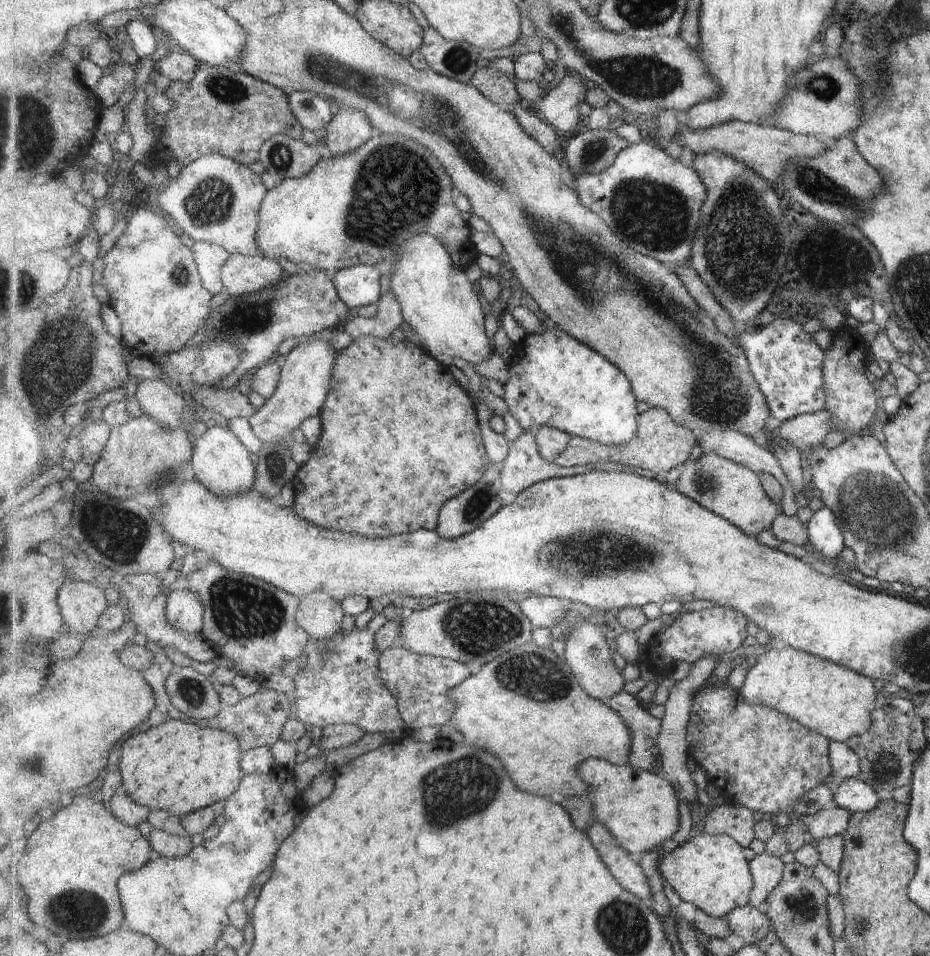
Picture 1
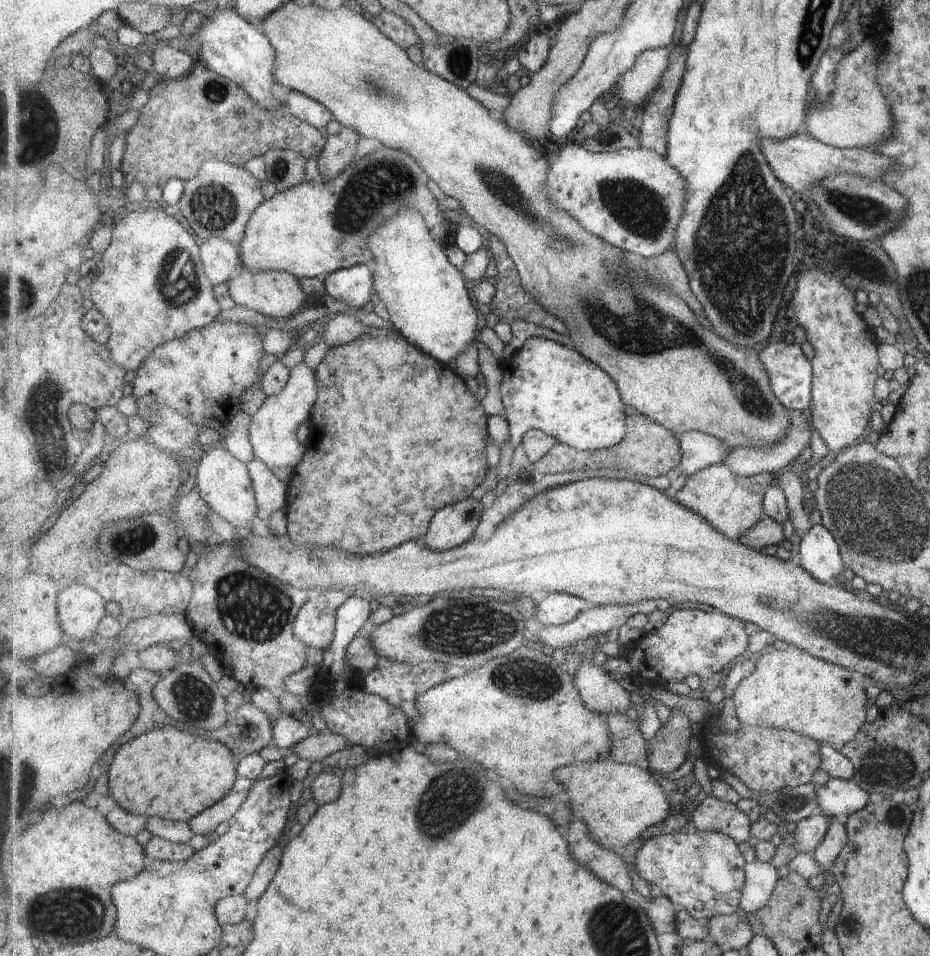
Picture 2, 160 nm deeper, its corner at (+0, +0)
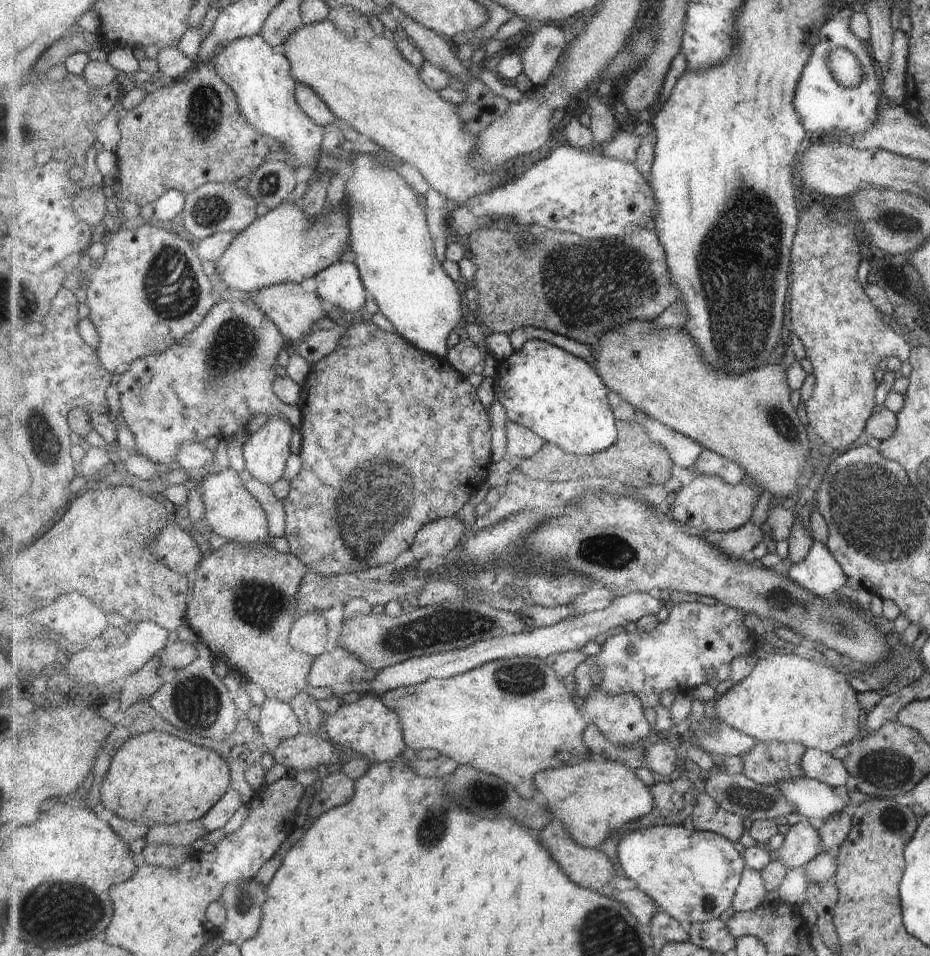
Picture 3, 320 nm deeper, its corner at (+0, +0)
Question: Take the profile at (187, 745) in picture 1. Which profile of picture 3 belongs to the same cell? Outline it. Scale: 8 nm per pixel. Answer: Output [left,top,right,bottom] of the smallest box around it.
[100,731,231,825]

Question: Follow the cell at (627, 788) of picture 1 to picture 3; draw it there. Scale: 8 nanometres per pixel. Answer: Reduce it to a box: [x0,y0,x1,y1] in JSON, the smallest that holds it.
[534,761,654,848]

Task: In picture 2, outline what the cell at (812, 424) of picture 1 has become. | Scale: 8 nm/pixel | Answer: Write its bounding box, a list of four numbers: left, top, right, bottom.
[722,410,810,477]

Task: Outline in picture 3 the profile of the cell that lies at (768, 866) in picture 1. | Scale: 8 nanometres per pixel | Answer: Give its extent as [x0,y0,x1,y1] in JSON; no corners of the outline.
[732,869,767,912]

